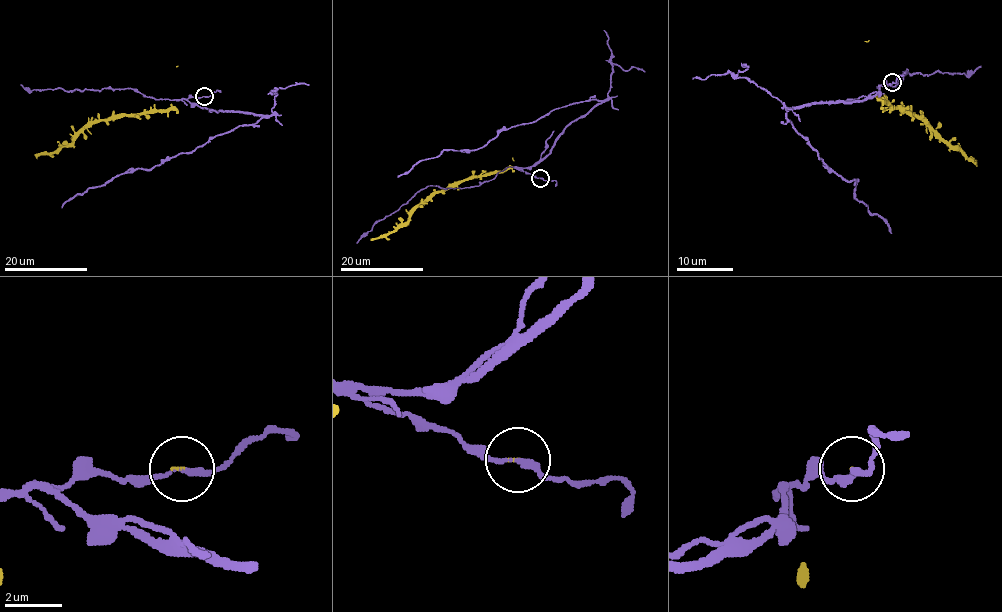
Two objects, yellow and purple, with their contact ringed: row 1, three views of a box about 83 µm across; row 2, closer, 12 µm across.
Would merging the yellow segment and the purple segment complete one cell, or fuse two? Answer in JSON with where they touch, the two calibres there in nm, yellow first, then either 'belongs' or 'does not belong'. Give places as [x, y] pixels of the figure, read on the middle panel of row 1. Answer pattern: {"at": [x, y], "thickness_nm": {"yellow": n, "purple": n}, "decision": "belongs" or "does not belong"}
{"at": [540, 178], "thickness_nm": {"yellow": 50, "purple": 180}, "decision": "does not belong"}

